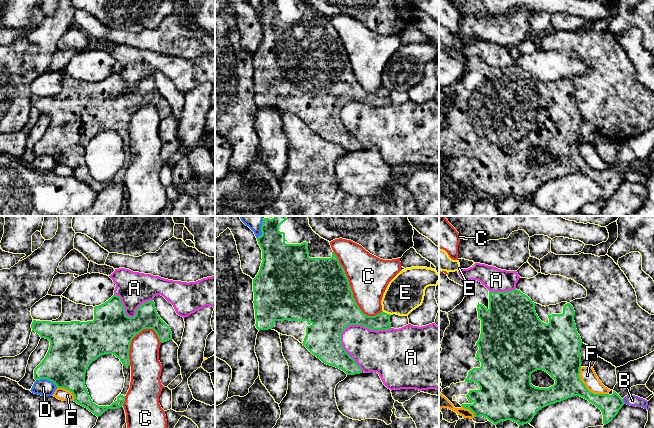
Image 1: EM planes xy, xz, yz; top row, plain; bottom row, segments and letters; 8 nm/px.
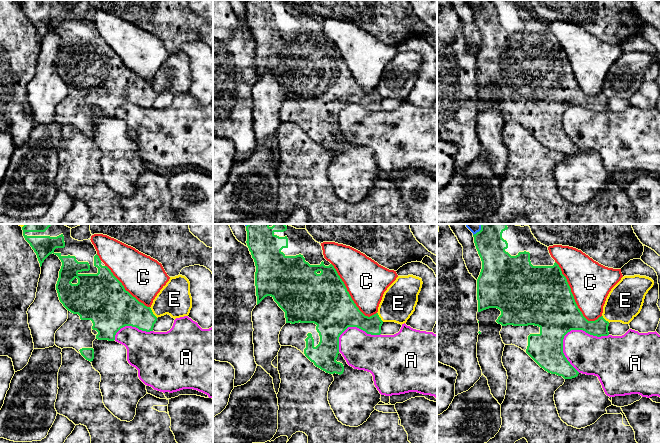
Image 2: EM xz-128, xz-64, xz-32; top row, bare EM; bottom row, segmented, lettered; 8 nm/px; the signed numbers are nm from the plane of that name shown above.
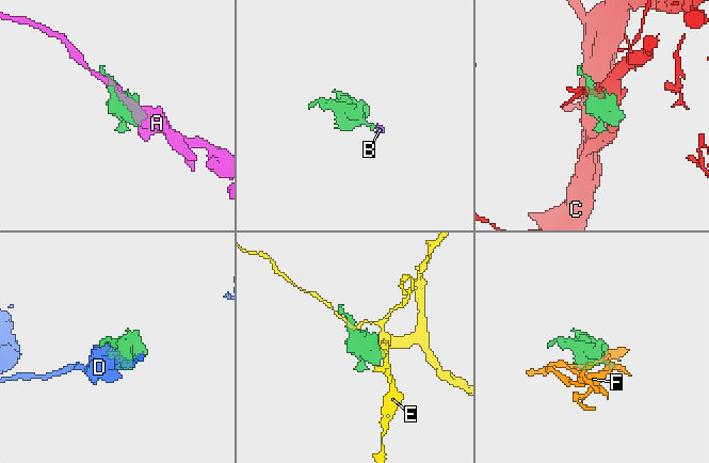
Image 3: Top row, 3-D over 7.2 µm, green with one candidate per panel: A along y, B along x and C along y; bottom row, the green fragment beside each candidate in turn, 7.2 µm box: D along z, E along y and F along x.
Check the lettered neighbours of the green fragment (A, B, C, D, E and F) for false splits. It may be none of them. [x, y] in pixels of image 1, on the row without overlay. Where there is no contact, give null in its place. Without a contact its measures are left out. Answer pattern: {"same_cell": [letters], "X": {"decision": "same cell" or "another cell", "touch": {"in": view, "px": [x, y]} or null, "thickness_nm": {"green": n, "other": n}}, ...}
{"same_cell": [], "A": {"decision": "another cell", "touch": {"in": "xz", "px": [361, 101]}, "thickness_nm": {"green": 340, "other": 340}}, "B": {"decision": "another cell", "touch": {"in": "yz", "px": [623, 177]}, "thickness_nm": {"green": 160, "other": 90}}, "C": {"decision": "another cell", "touch": {"in": "xz", "px": [351, 66]}, "thickness_nm": {"green": 480, "other": 320}}, "D": {"decision": "another cell", "touch": {"in": "xy", "px": [47, 155]}, "thickness_nm": {"green": 340, "other": 140}}, "E": {"decision": "another cell", "touch": {"in": "xz", "px": [386, 89]}, "thickness_nm": {"green": 140, "other": 300}}, "F": {"decision": "another cell", "touch": {"in": "yz", "px": [586, 164]}, "thickness_nm": {"green": 260, "other": 130}}}

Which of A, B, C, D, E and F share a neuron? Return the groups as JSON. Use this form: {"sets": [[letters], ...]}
{"sets": [["A"], ["B"], ["C"], ["D"], ["E"], ["F"]]}

